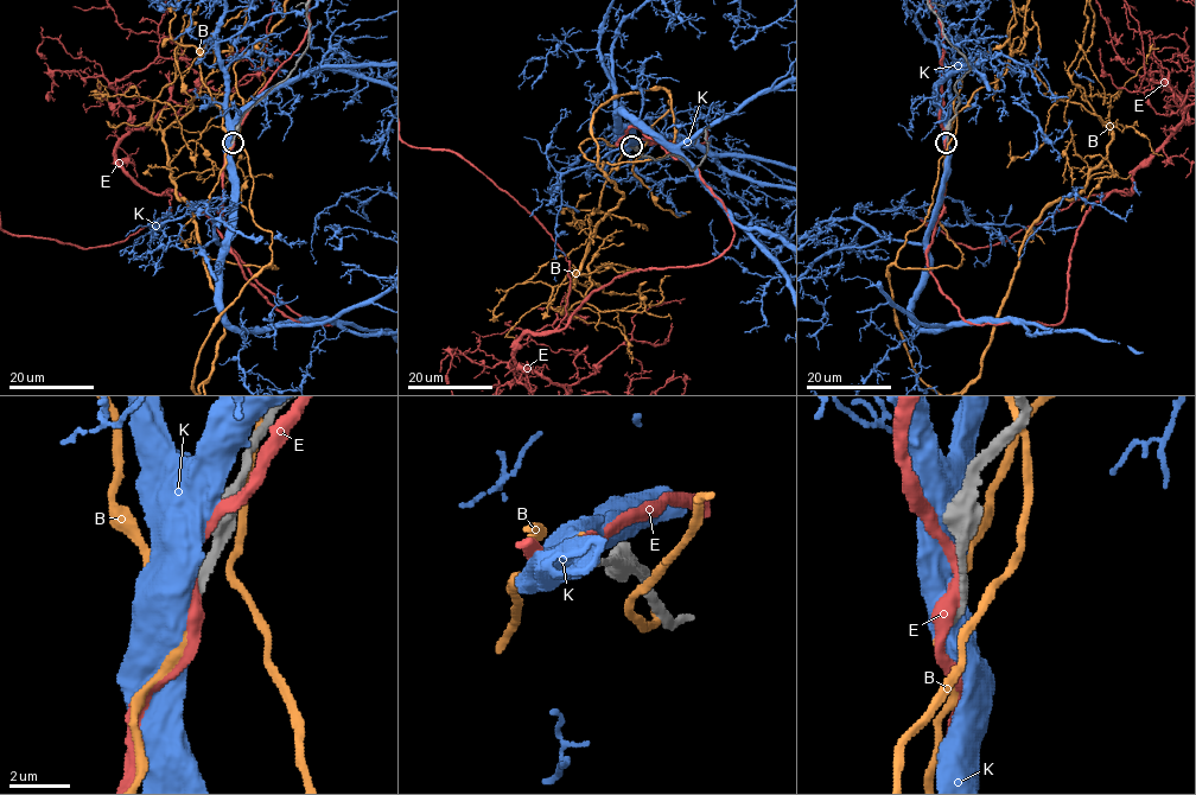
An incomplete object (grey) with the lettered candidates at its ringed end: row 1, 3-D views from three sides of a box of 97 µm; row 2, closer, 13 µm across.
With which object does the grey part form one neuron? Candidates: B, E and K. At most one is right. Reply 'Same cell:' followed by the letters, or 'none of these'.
Same cell: none of these

